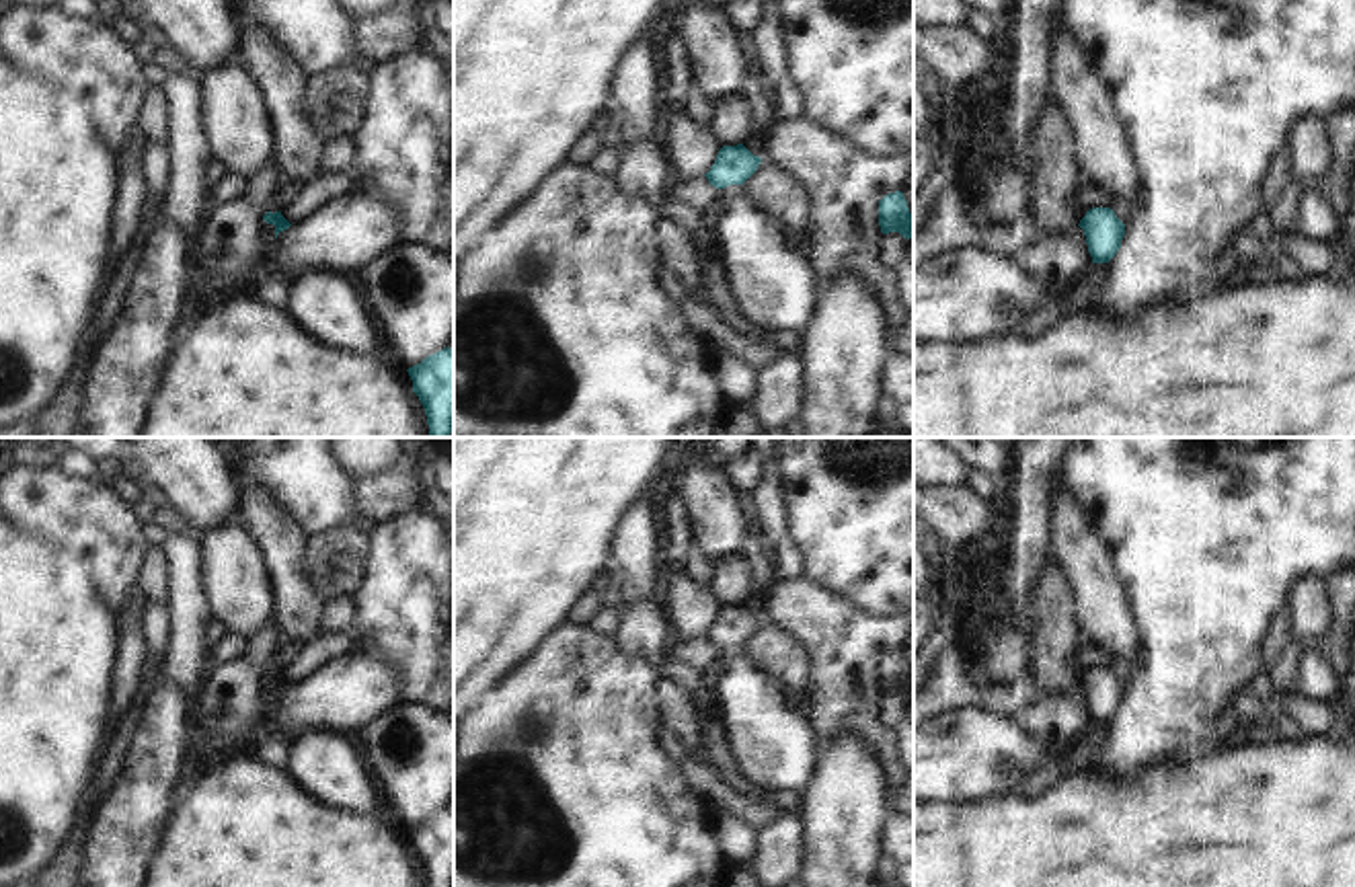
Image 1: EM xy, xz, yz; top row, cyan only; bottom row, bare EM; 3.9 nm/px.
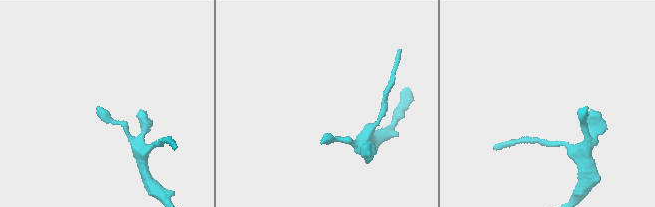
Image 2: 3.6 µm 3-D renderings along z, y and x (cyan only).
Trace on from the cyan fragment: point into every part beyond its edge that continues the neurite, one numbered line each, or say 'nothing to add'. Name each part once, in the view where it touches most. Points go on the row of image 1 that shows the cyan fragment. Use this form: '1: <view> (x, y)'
nothing to add

